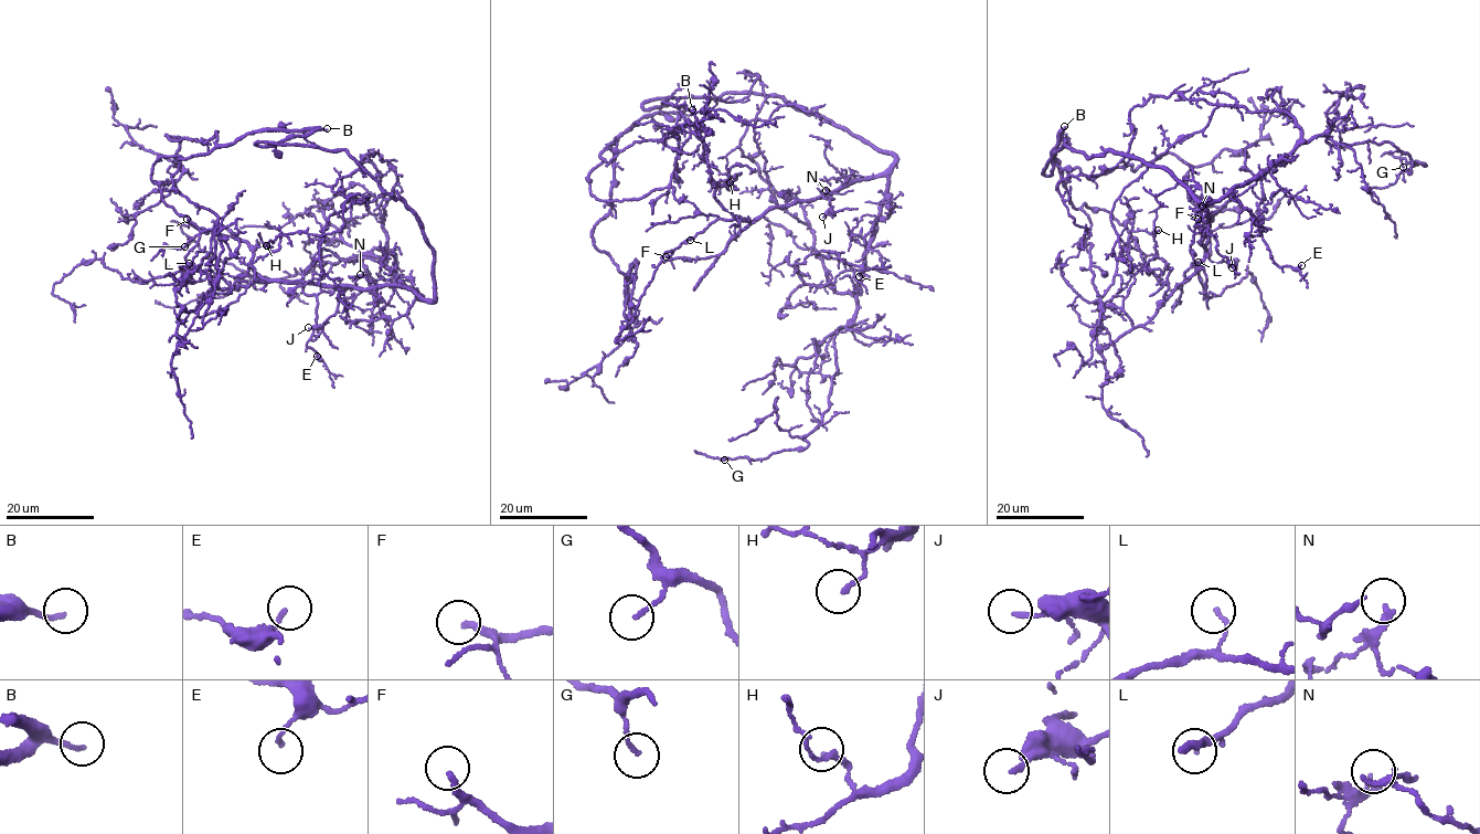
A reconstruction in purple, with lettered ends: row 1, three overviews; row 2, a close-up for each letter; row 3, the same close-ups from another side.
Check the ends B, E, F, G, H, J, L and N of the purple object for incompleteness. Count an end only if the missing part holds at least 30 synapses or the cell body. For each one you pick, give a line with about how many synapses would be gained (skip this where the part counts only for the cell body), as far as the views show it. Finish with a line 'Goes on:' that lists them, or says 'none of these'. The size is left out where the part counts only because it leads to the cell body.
B: Roughly 40 synapses
F: Roughly 70 synapses
Goes on: B, F

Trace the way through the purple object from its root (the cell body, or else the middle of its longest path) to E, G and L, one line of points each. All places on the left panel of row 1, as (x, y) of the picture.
E: (413, 213), (434, 299), (323, 247), (302, 281), (316, 296), (317, 356)
G: (413, 213), (434, 257), (429, 302), (402, 286), (383, 260), (364, 254), (261, 283), (194, 241), (184, 246)
L: (413, 213), (434, 257), (432, 301), (394, 285), (255, 281), (231, 285), (189, 263)

